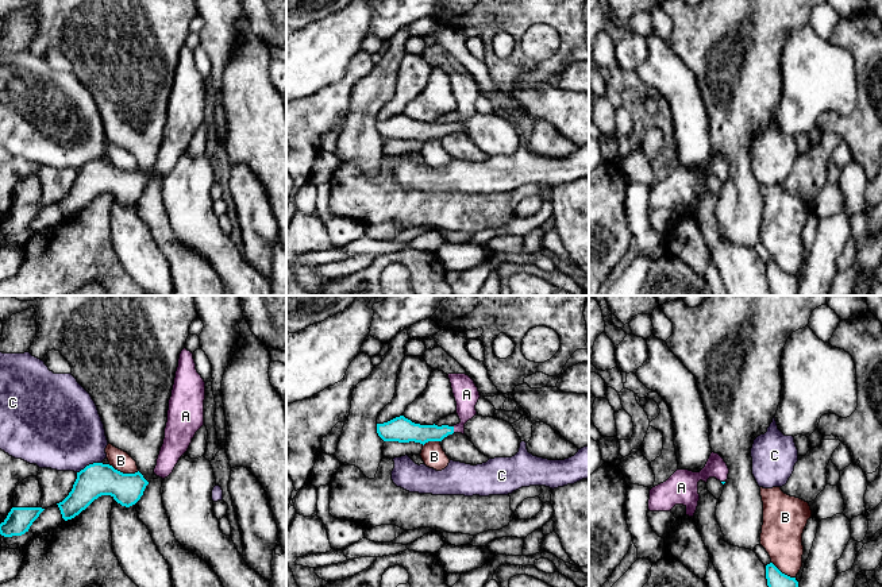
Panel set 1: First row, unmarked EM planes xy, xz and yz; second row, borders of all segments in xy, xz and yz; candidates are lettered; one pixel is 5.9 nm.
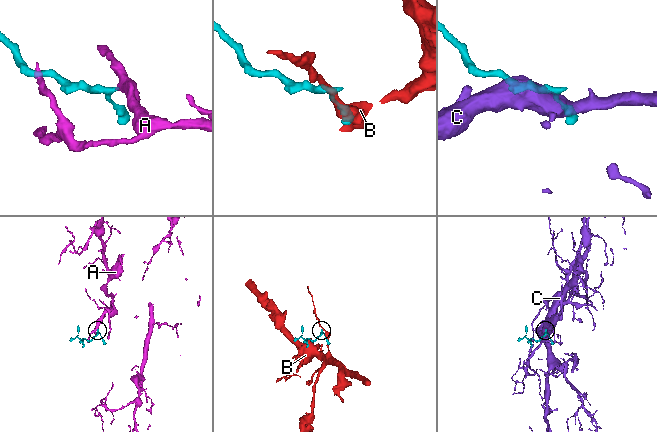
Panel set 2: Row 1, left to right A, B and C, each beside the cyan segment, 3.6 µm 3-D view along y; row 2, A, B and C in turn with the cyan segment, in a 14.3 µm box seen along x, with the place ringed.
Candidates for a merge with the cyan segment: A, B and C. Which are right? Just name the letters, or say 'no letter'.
A

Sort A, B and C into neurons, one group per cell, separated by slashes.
A / B / C

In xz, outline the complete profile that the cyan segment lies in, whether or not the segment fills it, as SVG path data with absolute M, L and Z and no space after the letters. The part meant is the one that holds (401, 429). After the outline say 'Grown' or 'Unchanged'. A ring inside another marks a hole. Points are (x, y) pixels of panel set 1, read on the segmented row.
M448 374L452 394L457 402L457 414L461 420L454 426L448 425L420 425L404 416L396 417L388 422L377 424L377 433L384 441L420 443L442 441L452 433L465 435L465 424L475 414L475 405L479 399L479 391L474 381L466 374Z. Grown

